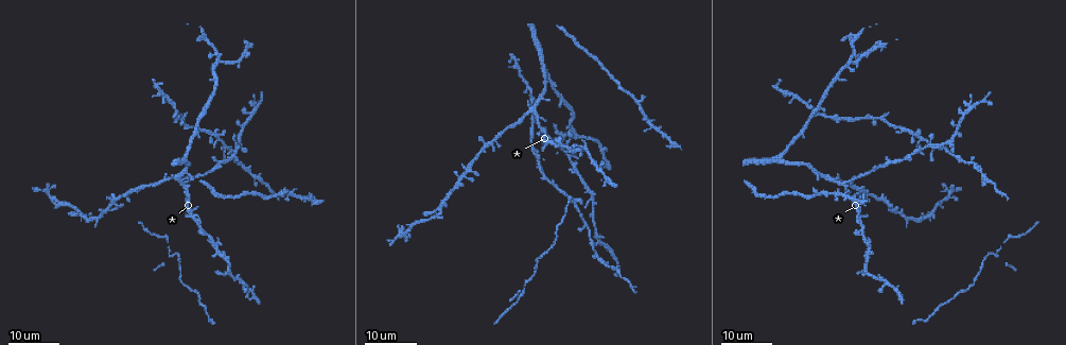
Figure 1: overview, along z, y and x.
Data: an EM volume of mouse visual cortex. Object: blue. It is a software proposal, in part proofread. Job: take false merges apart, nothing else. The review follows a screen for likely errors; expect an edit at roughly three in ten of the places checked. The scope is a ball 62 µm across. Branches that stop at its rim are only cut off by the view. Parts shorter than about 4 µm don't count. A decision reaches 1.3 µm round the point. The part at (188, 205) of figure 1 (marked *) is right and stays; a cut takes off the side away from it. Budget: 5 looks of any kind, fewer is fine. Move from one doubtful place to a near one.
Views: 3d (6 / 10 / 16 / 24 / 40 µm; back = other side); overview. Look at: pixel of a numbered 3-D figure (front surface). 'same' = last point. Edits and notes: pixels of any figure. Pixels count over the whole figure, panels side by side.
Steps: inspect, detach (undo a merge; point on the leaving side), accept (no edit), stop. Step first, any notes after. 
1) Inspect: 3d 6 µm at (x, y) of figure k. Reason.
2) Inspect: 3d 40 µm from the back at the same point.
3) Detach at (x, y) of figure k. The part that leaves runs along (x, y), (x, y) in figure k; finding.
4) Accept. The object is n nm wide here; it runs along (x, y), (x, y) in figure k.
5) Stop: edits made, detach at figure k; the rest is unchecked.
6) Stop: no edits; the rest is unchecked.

Inspect: 3d 24 µm at (221, 62) of figure 1.

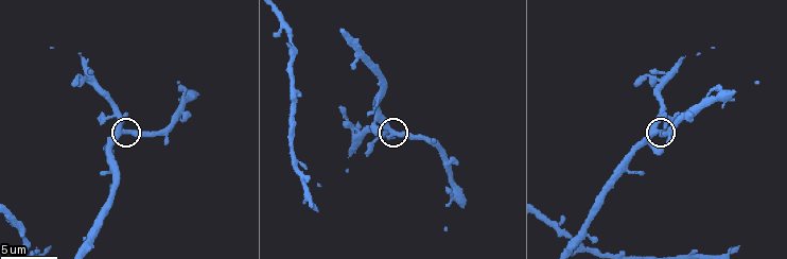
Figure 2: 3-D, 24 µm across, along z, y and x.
Inspect: 3d 6 µm at (127, 131) of figure 2.

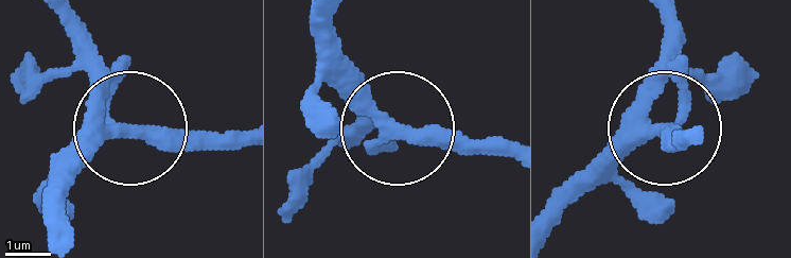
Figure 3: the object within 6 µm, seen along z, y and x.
Accept. It runs along (67, 231), (63, 186), (120, 128), (89, 49), (58, 15) in figure 3; continuous, no second neuron.

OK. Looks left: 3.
Inspect: 3d 16 µm at (529, 109) of figure 1. Three-way junction.

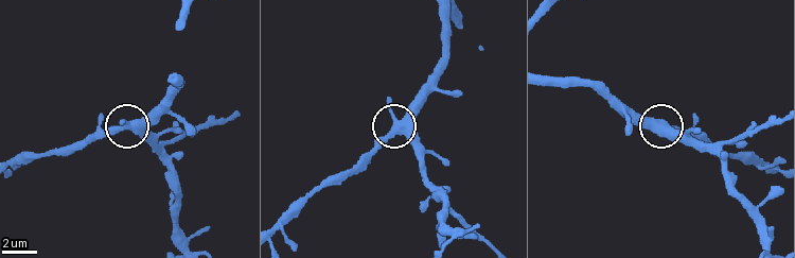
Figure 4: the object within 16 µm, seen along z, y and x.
Inspect: 3d 6 µm at (128, 127) of figure 4.

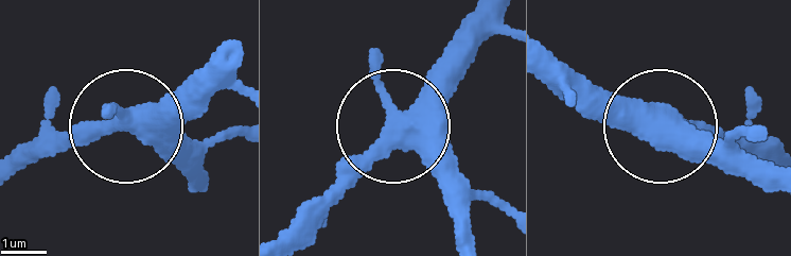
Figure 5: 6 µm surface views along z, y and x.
Accept. 3 arms meet here; it runs along (197, 193), (118, 124), (19, 148) in figure 5; all the same neuron.

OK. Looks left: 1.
Stop: no edits; the rest is unchecked.

